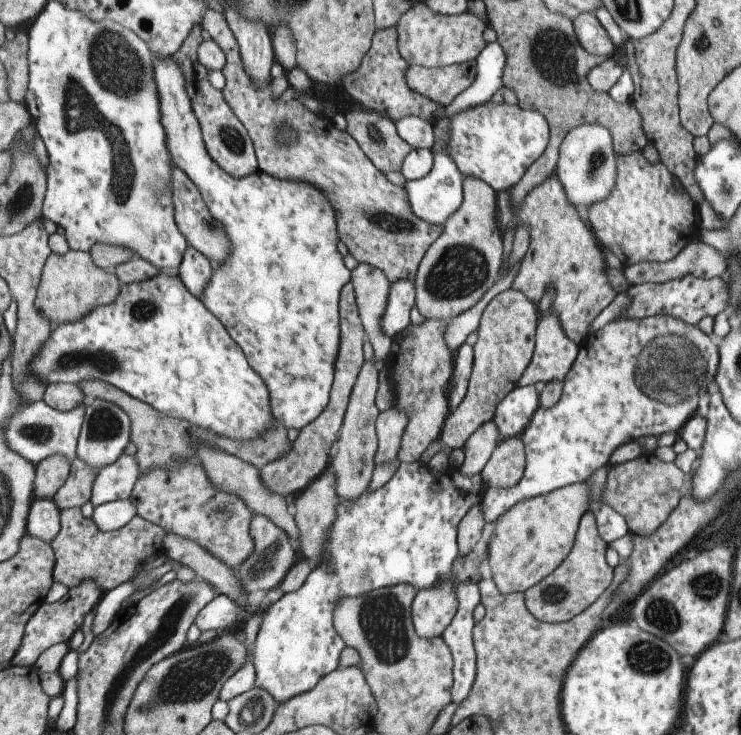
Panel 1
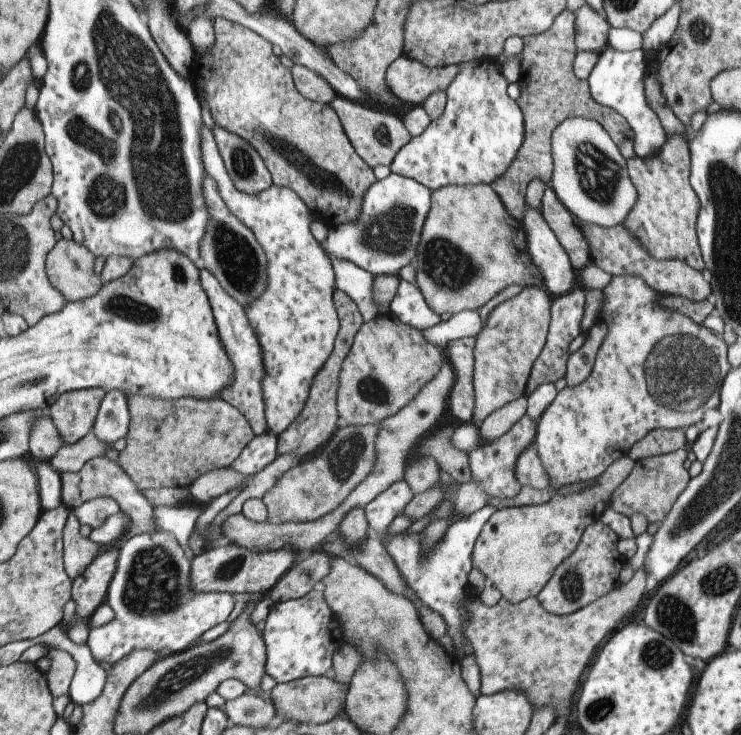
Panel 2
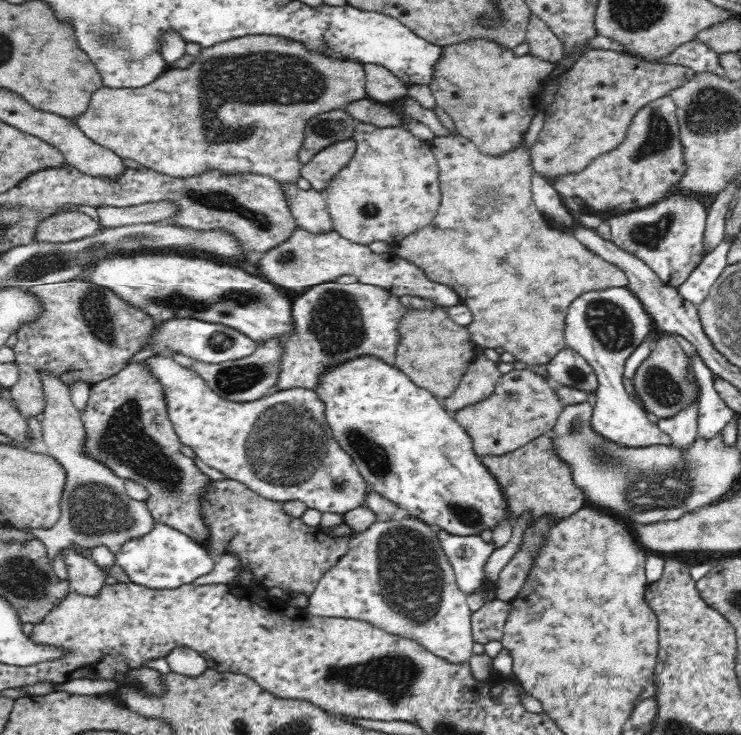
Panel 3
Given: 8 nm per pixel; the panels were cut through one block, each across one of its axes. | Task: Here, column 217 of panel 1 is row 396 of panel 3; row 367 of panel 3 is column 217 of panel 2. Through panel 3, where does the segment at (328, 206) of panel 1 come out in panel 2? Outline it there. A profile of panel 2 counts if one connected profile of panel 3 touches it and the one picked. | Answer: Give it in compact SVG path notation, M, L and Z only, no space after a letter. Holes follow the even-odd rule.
M203 128L201 154L205 162L205 172L217 182L223 204L243 226L251 230L267 256L269 290L259 296L253 306L245 308L245 312L247 320L255 328L255 334L259 336L263 364L267 370L263 378L267 426L271 434L279 436L299 414L307 398L311 378L331 354L339 332L339 320L331 302L331 296L335 292L331 260L323 254L323 250L319 250L319 244L309 232L311 212L291 190L269 186L267 190L263 190L263 194L239 194L223 168L215 138L207 128Z

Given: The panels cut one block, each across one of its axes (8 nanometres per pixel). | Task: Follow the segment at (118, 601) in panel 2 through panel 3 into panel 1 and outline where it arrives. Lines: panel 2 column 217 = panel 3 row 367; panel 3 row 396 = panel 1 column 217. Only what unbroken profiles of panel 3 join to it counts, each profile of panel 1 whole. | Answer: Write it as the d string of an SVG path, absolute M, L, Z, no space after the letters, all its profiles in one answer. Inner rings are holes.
M217 596L203 606L203 610L195 618L195 626L201 632L209 630L223 630L223 632L235 632L237 628L237 610L235 602L229 596Z

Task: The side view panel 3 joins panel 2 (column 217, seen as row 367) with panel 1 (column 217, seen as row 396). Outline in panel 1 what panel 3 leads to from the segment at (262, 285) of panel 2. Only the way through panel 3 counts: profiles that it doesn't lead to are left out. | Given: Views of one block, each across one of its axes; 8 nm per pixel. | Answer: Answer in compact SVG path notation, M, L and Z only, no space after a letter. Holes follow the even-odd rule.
M171 166L171 188L169 190L173 192L173 198L171 198L173 220L179 228L179 232L183 234L183 238L187 240L189 246L193 246L199 254L205 254L205 258L209 258L211 264L215 264L215 268L217 268L217 264L221 264L229 254L229 240L225 238L223 226L209 214L209 210L199 194L199 190L191 182L191 178L187 178L183 174L183 170L179 170L175 166Z

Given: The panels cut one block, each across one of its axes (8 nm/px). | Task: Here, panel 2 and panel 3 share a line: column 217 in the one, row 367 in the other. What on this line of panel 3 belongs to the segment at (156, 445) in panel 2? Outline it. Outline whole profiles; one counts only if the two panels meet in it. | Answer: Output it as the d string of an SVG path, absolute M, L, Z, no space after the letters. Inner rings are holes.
M410 308L410 314L398 324L398 328L402 342L398 344L396 352L396 368L400 368L414 384L430 390L440 400L452 396L460 388L460 382L466 376L468 368L474 364L476 342L472 342L468 326L456 324L444 312L444 308L436 312L420 312Z

